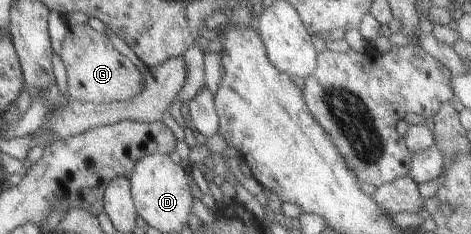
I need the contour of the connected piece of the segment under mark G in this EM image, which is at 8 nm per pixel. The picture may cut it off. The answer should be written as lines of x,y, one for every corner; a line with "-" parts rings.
71,22
61,40
58,57
65,76
65,94
73,102
93,102
96,104
125,101
143,90
143,76
137,68
122,56
102,32
95,32
87,23

